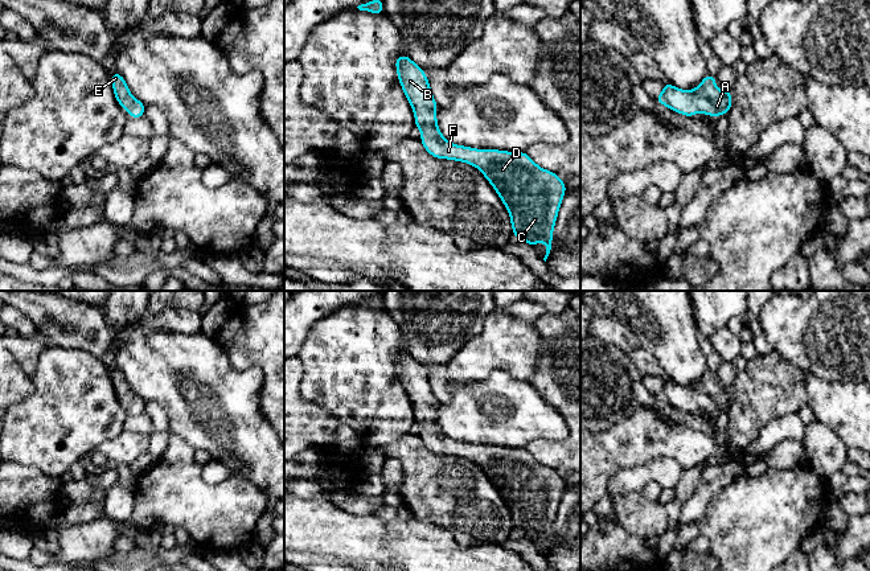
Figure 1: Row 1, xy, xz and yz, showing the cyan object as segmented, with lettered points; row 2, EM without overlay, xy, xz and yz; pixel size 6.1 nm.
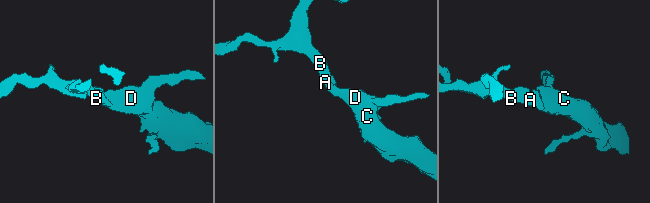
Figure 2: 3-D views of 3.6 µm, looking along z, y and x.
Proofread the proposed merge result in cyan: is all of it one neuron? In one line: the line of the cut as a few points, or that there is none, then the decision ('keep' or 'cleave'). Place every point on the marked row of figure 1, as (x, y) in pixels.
no cut | keep

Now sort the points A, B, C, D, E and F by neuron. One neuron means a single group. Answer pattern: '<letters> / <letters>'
A B C D E F

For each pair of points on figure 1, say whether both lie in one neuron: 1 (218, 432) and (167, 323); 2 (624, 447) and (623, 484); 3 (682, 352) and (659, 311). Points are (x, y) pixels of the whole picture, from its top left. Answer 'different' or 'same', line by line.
1: different
2: different
3: same

